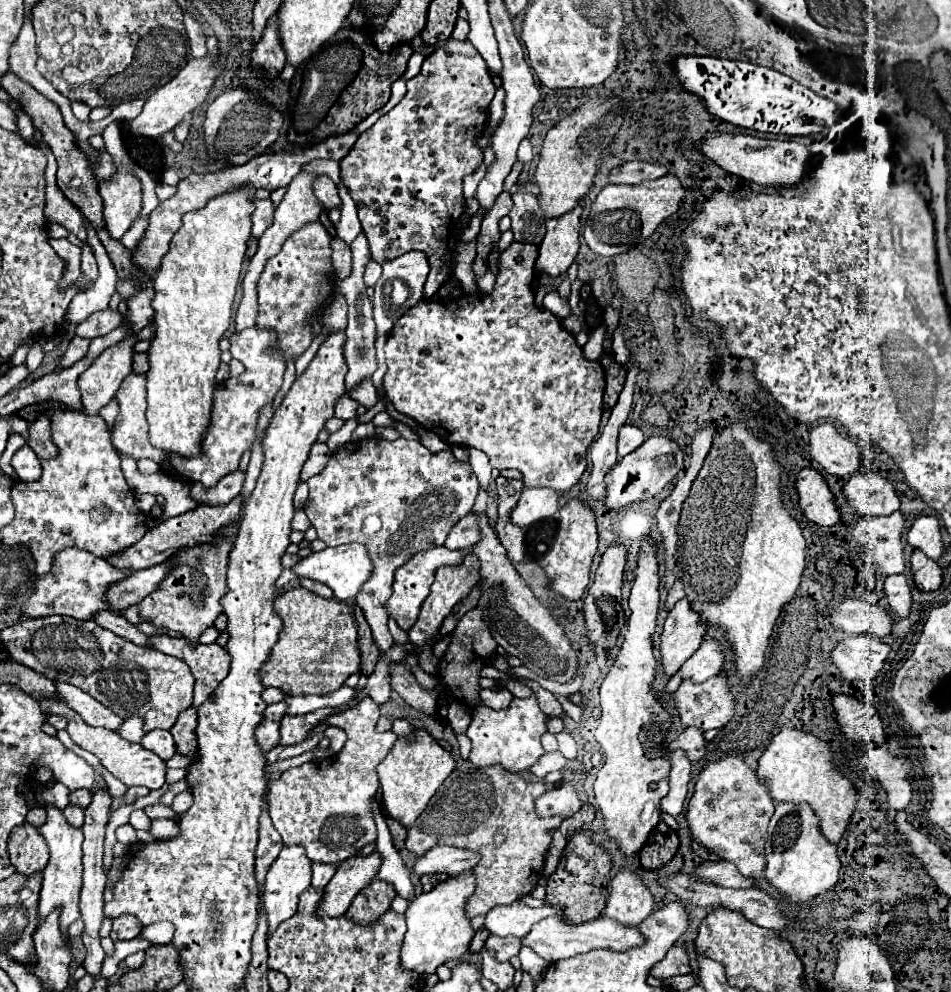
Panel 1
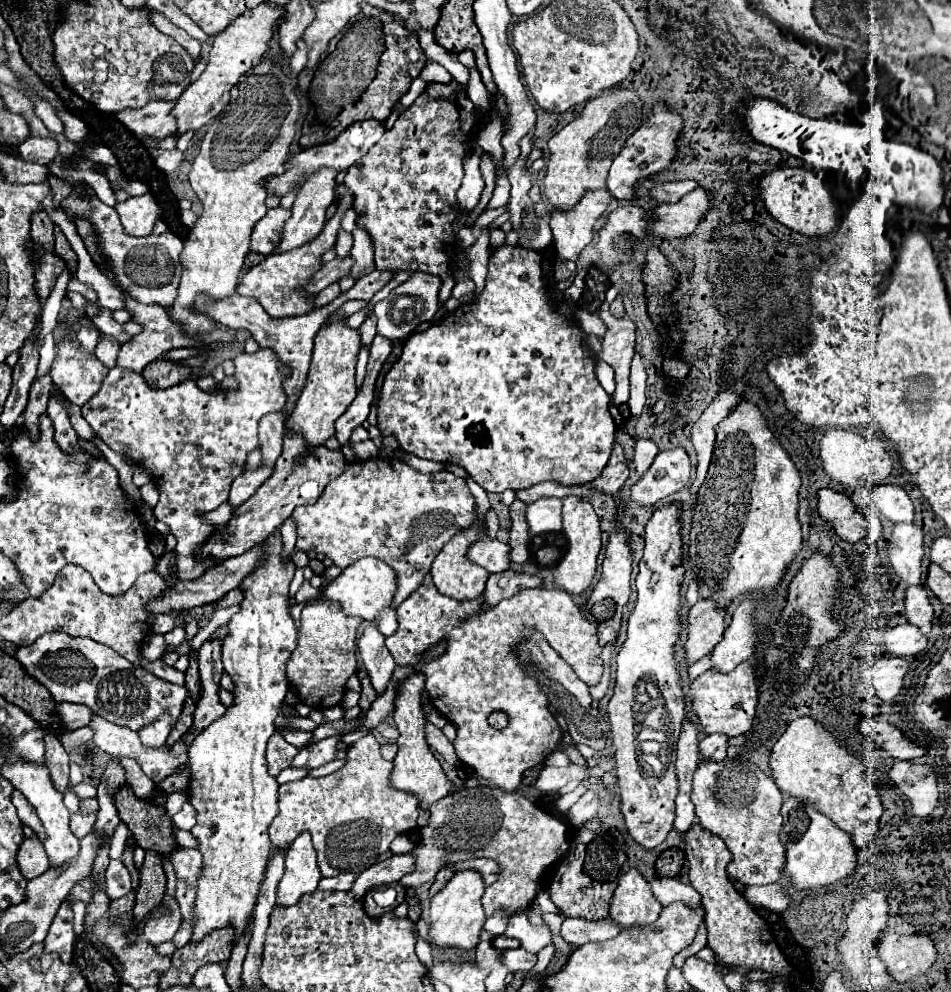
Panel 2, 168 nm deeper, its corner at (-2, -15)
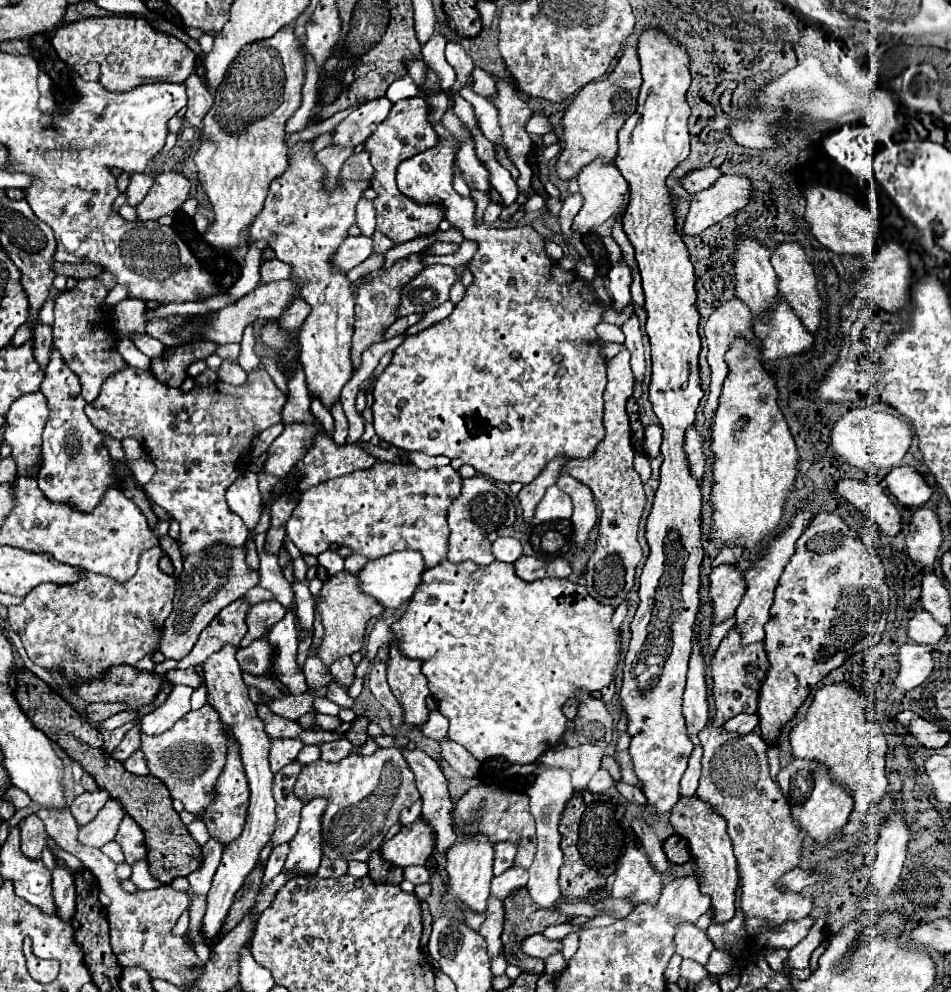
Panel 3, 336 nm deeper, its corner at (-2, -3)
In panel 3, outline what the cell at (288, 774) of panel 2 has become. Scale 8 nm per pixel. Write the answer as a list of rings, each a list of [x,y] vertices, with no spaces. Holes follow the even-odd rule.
[[[305,745],[305,747],[301,749],[297,761],[303,763],[303,765],[307,765],[307,763],[311,763],[311,761],[317,761],[319,755],[321,755],[321,749],[319,749],[317,745]]]

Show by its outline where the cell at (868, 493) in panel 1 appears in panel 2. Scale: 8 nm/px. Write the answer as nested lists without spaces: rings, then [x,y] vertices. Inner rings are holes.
[[[875,485],[871,489],[871,501],[877,507],[877,511],[893,523],[913,521],[913,503],[899,485]]]

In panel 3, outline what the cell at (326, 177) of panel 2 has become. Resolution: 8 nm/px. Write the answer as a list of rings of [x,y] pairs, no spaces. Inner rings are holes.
[[[329,145],[329,147],[325,147],[325,149],[321,149],[321,151],[317,153],[317,161],[323,163],[323,167],[325,167],[327,173],[329,173],[329,177],[327,177],[327,189],[331,189],[331,187],[335,185],[335,179],[337,179],[339,171],[341,171],[341,165],[343,165],[353,153],[355,153],[353,149],[345,149],[345,147],[341,147],[341,145]]]

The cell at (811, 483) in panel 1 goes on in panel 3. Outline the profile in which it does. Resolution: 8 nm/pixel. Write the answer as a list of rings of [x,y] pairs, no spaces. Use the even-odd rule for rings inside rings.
[[[843,479],[837,483],[839,495],[853,503],[861,513],[877,521],[885,535],[899,535],[901,531],[901,513],[885,489],[877,481],[853,481]]]

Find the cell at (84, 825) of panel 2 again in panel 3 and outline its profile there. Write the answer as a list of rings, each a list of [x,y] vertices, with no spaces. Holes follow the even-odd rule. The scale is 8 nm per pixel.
[[[103,789],[75,797],[75,801],[71,803],[71,813],[75,815],[77,825],[81,827],[81,825],[87,825],[89,821],[93,821],[95,815],[99,813],[99,809],[103,809],[103,805],[107,803],[107,799],[109,799],[109,793]]]

